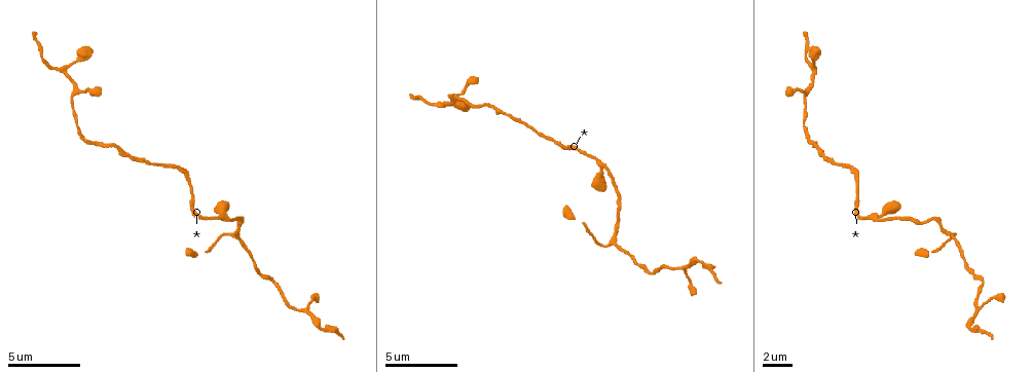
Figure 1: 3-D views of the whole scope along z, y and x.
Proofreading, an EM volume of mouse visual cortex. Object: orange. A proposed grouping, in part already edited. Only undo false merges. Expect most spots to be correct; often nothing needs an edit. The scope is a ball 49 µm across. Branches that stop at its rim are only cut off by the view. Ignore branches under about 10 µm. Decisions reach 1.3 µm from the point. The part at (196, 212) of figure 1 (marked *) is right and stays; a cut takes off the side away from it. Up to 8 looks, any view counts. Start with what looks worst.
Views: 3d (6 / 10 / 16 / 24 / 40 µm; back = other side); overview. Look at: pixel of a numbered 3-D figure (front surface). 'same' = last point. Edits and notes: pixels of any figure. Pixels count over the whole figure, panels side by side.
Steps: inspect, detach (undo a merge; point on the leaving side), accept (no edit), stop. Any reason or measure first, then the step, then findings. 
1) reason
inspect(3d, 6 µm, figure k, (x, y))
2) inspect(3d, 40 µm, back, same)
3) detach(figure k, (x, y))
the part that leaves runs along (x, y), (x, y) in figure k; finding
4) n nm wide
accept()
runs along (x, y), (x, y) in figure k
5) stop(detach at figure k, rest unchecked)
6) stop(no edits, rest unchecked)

thick turns thin
inspect(3d, 10 µm, figure 1, (613, 239))

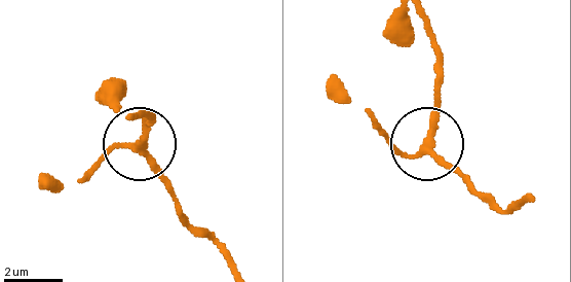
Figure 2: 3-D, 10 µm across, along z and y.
3 arms
accept()
all the same neuron

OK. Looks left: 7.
sudden change in width
inspect(3d, 16 µm, figure 1, (805, 98))

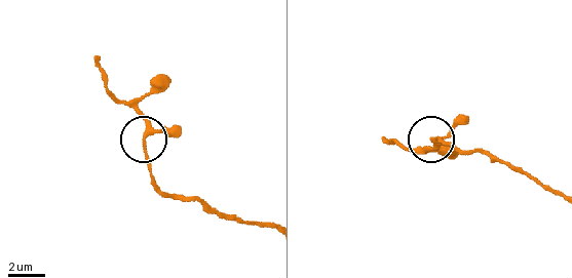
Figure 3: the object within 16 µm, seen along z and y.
accept()
runs along (269, 226), (245, 223), (167, 196), (152, 177), (136, 101) in figure 3; continuous, no second neuron

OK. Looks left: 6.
three arms meet
inspect(3d, 10 µm, figure 1, (882, 221))

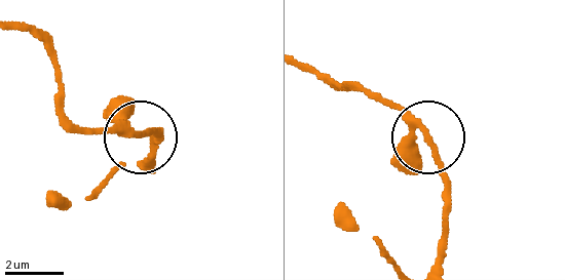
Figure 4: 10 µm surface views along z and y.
3 arms
accept()
runs along (71, 121), (161, 133) in figure 4; all the same neuron

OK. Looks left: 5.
calibre changes
inspect(3d, 10 µm, figure 1, (849, 168))

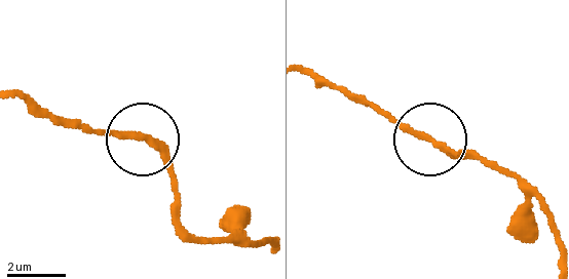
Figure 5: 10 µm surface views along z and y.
accept()
runs along (182, 226), (178, 185), (162, 155), (118, 133), (84, 133) in figure 5; one neuron here

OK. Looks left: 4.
stop(no edits, rest unchecked)

